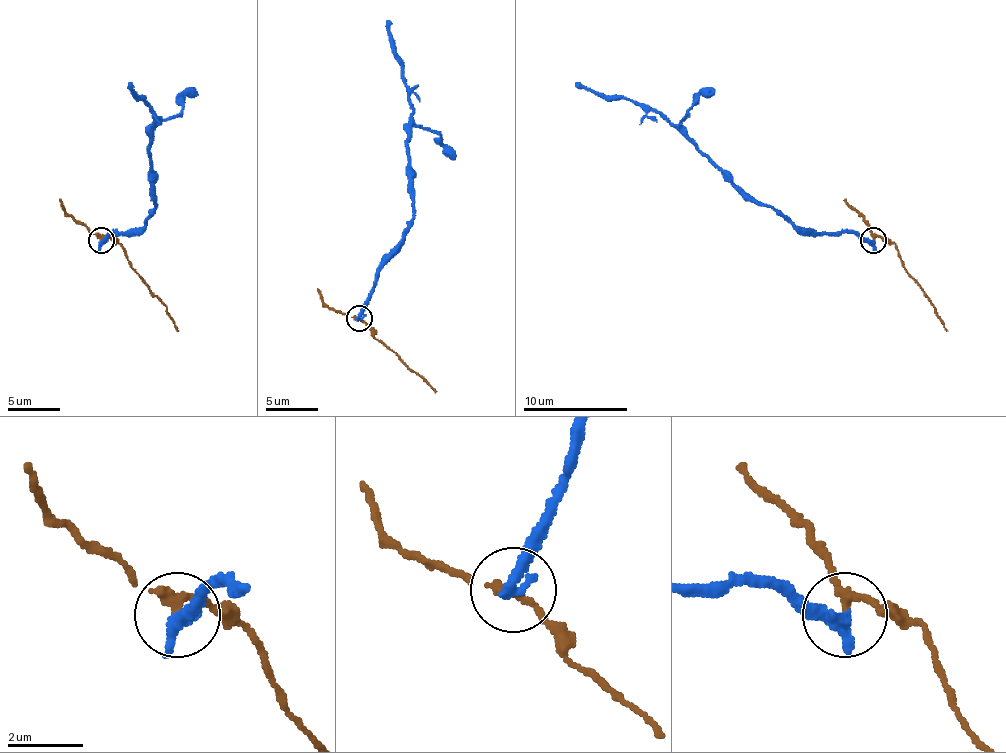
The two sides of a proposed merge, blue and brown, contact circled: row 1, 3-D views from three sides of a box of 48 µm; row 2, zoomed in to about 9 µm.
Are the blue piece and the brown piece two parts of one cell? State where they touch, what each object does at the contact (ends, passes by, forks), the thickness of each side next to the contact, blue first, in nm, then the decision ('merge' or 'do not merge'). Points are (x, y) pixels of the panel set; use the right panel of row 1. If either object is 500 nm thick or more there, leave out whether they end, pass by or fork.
place (873, 240); blue ends; brown passes by; calibres 400 and 240 nm; do not merge

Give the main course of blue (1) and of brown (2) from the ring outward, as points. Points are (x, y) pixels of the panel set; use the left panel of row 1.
1: (102, 240), (110, 232), (136, 232), (154, 211), (149, 135), (154, 114), (128, 83)
2: (102, 240), (112, 237), (120, 245), (130, 269), (167, 308), (177, 331)

